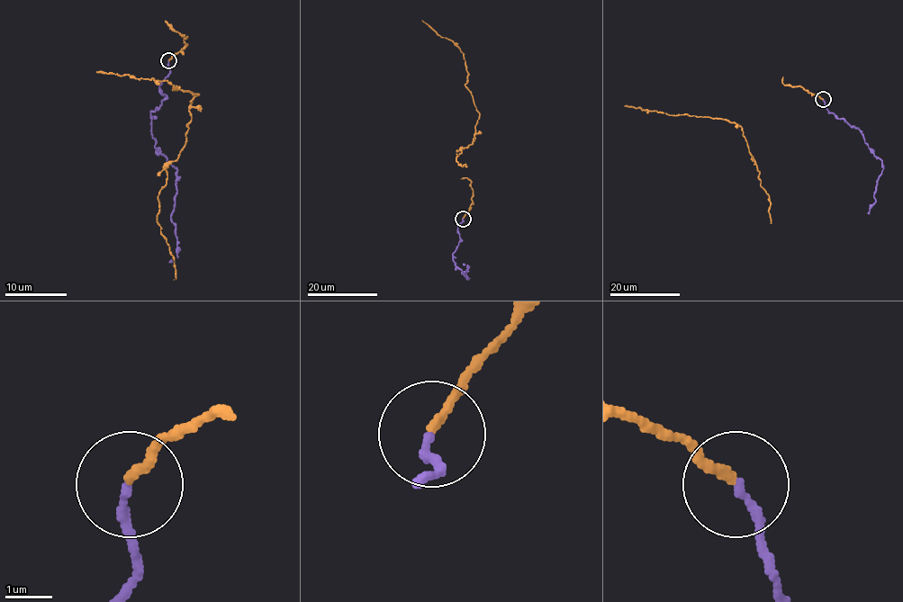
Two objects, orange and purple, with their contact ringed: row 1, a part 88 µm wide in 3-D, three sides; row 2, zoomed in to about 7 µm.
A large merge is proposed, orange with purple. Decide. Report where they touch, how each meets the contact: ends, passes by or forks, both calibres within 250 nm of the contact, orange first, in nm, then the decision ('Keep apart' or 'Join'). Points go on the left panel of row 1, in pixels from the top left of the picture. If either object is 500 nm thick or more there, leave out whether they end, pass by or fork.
Place: (168, 60). At the ring orange ends. At the ring purple ends. Thickness 180 nm (orange) against 180 nm. Join

